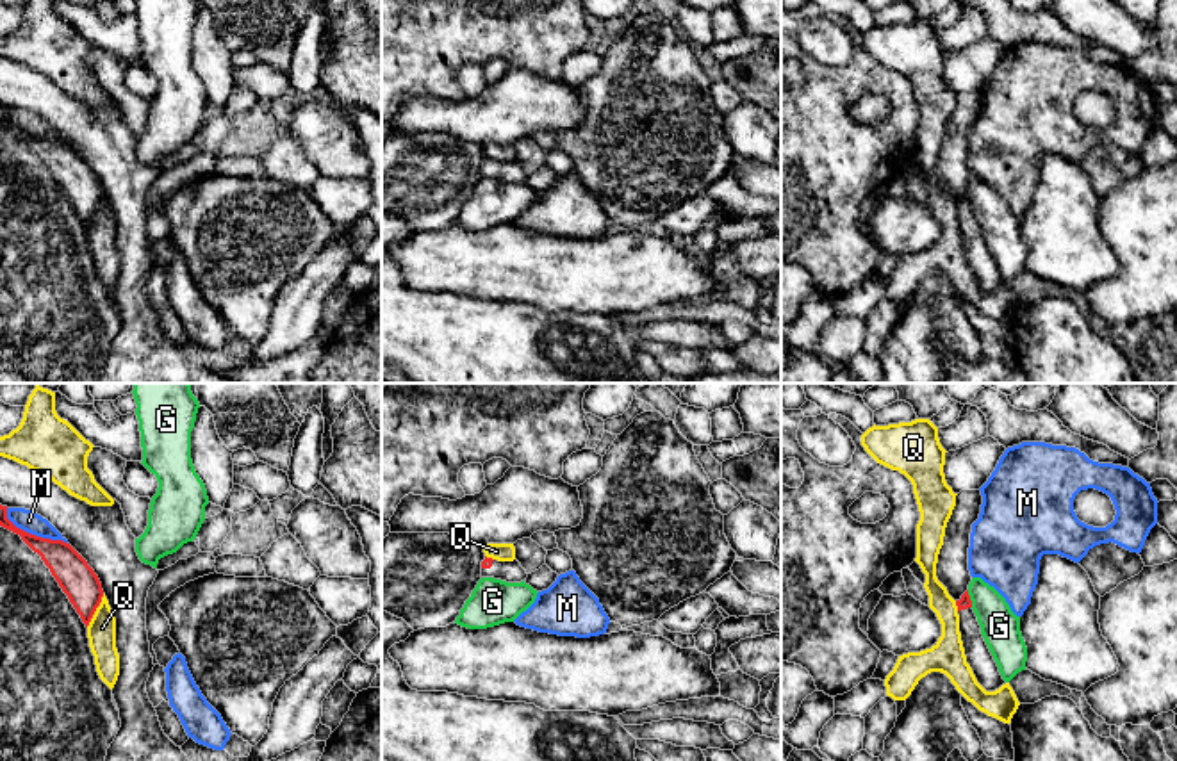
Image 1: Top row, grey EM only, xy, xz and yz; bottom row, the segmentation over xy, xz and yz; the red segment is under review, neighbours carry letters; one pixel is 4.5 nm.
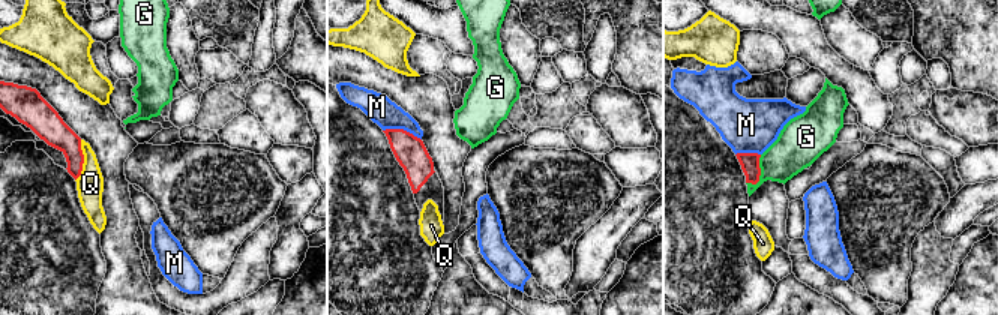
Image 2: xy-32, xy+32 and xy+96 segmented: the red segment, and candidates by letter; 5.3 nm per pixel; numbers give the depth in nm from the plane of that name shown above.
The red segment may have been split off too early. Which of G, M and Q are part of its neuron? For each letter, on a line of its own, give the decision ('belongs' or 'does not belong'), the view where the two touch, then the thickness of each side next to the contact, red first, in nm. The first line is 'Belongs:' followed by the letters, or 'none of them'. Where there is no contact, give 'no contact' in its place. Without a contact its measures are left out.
Belongs: none of them
G: does not belong; contact in yz; calibres 60 and 180 nm
M: does not belong; contact in xy; calibres 160 and 100 nm
Q: does not belong; contact in xy; calibres 160 and 130 nm

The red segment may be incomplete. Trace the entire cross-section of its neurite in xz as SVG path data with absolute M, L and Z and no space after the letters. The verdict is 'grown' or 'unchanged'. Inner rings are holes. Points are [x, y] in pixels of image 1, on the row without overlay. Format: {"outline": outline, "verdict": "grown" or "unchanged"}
{"outline": "M485 157L485 160L482 162L482 178L494 178L506 184L521 184L526 182L528 175L517 160L498 162Z", "verdict": "grown"}

